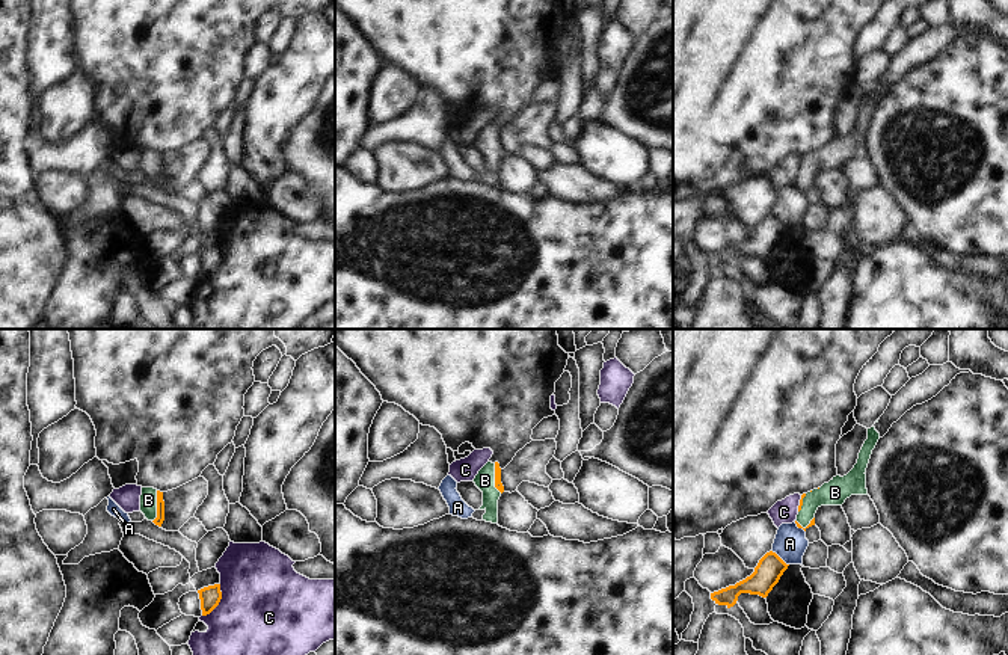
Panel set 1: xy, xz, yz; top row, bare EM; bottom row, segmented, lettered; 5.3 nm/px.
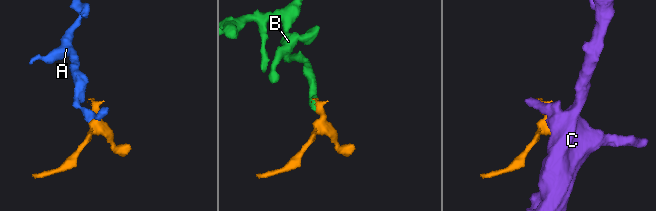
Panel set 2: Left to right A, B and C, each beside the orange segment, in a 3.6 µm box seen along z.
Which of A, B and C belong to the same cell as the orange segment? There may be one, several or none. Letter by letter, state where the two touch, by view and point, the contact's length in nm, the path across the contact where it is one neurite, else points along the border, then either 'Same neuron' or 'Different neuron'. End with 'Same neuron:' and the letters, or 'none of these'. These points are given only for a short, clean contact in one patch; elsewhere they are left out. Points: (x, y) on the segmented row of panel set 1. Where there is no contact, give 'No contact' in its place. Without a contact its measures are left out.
A: Touches orange at yz (779, 557). Shared border 120 nm. Boundary: yz (771, 551), (788, 565). Different neuron
B: Touches orange at xy (157, 506). Shared border 170 nm. Path across: xy (160, 504), (157, 506), (148, 500). Same neuron
C: Touches orange at xy (219, 601). Shared border 200 nm. Different neuron
Same neuron: B

